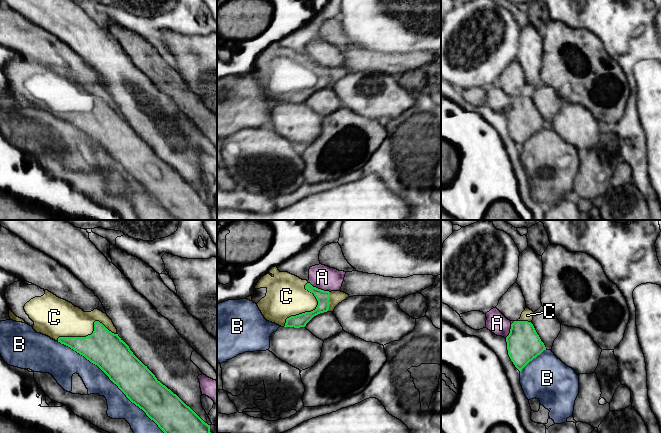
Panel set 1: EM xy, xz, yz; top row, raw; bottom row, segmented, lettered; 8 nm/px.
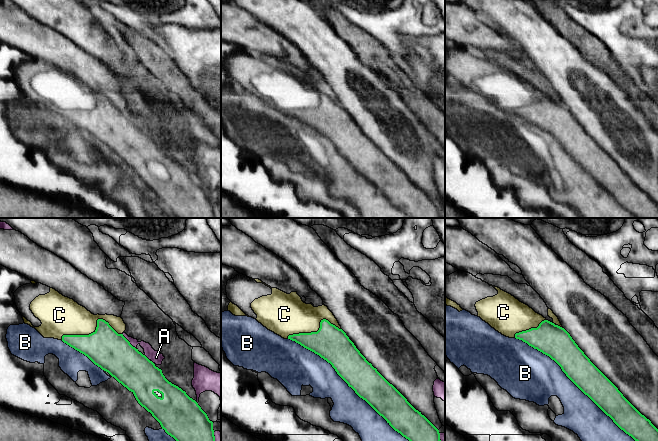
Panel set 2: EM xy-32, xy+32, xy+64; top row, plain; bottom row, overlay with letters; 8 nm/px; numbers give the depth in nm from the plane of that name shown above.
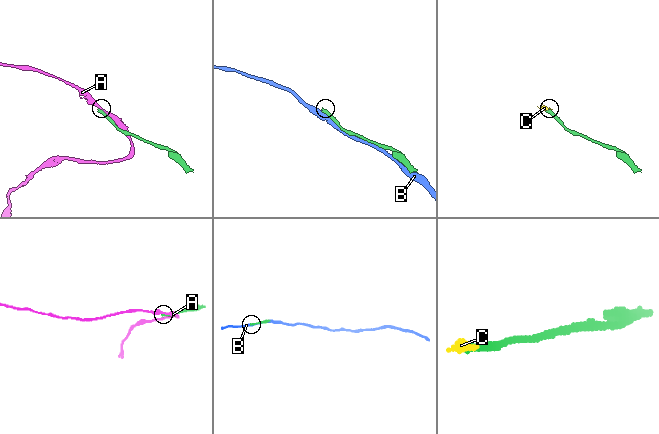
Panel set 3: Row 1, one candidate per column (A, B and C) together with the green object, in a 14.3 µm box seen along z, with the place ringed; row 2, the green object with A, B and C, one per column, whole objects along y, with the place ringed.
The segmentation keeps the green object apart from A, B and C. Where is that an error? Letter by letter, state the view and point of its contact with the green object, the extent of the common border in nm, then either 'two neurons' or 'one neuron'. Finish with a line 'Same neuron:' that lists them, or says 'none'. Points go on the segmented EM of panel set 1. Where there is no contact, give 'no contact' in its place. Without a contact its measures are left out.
A: contact xz (319, 289); length 190 nm; two neurons
B: contact xy (111, 380); length 1150 nm; two neurons
C: contact xy (91, 334); length 480 nm; one neuron
Same neuron: C

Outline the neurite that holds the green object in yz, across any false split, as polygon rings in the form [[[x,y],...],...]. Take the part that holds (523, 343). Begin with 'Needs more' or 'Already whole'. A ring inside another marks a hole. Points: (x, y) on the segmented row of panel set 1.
Needs more. [[[526,307],[517,321],[511,321],[510,333],[506,337],[508,355],[520,372],[546,350],[532,324],[533,313]]]

